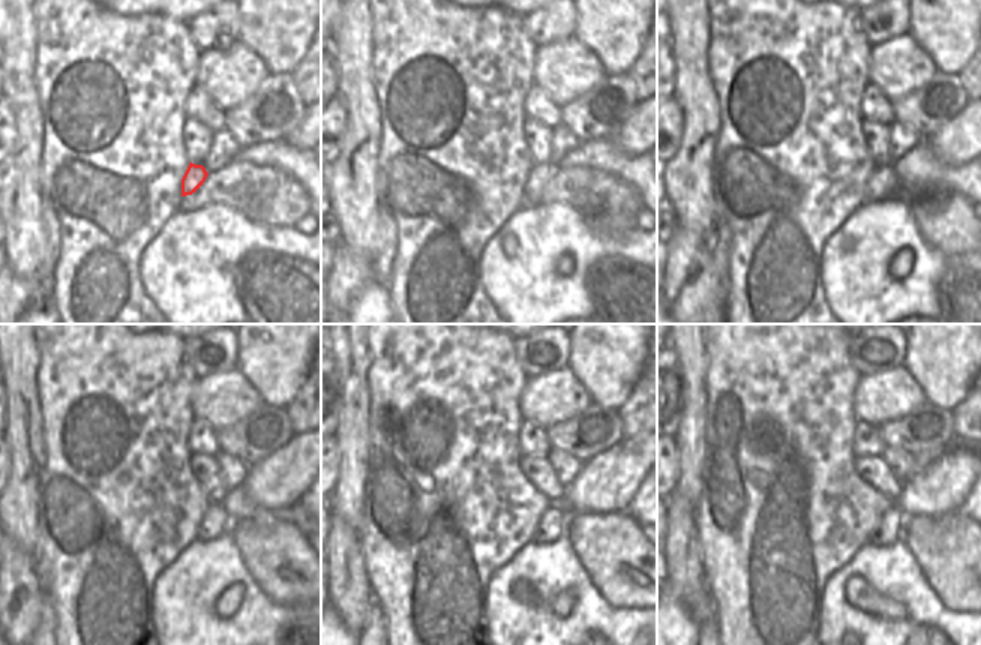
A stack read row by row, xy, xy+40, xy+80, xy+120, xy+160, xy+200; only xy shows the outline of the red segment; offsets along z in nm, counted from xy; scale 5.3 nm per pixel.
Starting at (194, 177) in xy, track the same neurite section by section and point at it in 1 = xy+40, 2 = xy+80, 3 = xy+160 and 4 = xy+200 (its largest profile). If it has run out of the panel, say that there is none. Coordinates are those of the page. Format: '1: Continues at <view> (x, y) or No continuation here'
1: Continues at xy+40 (539, 176)
2: Continues at xy+80 (882, 183)
3: Continues at xy+160 (552, 524)
4: Continues at xy+200 (891, 527)

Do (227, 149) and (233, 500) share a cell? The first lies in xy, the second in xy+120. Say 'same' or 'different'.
different

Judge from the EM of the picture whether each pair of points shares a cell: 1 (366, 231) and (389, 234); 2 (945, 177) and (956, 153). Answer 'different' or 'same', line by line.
1: different
2: different

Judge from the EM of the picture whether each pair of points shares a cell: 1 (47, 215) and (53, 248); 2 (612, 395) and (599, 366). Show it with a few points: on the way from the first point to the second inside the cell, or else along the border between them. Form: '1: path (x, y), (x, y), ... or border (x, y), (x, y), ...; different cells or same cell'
1: path (50, 222), (53, 240); same cell
2: path (609, 387), (609, 377), (606, 374); same cell

